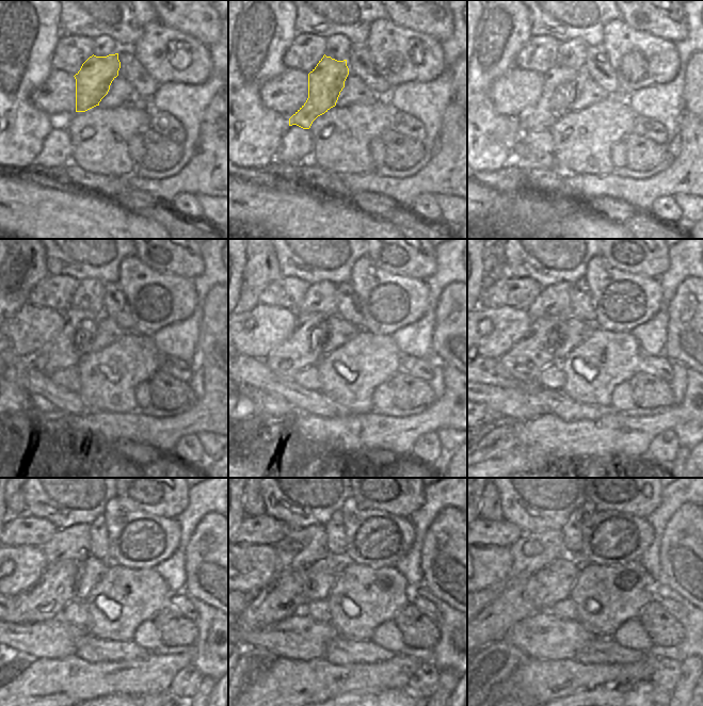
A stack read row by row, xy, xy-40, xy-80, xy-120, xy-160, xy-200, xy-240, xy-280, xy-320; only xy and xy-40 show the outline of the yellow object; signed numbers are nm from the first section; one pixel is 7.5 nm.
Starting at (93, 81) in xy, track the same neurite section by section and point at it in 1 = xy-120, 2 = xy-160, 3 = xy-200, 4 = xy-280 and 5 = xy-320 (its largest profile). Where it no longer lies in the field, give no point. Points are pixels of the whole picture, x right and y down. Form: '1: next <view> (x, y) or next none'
1: next xy-120 (65, 350)
2: next xy-160 (302, 349)
3: next xy-200 (539, 348)
4: next xy-280 (284, 596)
5: next xy-320 (516, 603)

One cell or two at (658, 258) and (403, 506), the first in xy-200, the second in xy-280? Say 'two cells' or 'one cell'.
one cell

